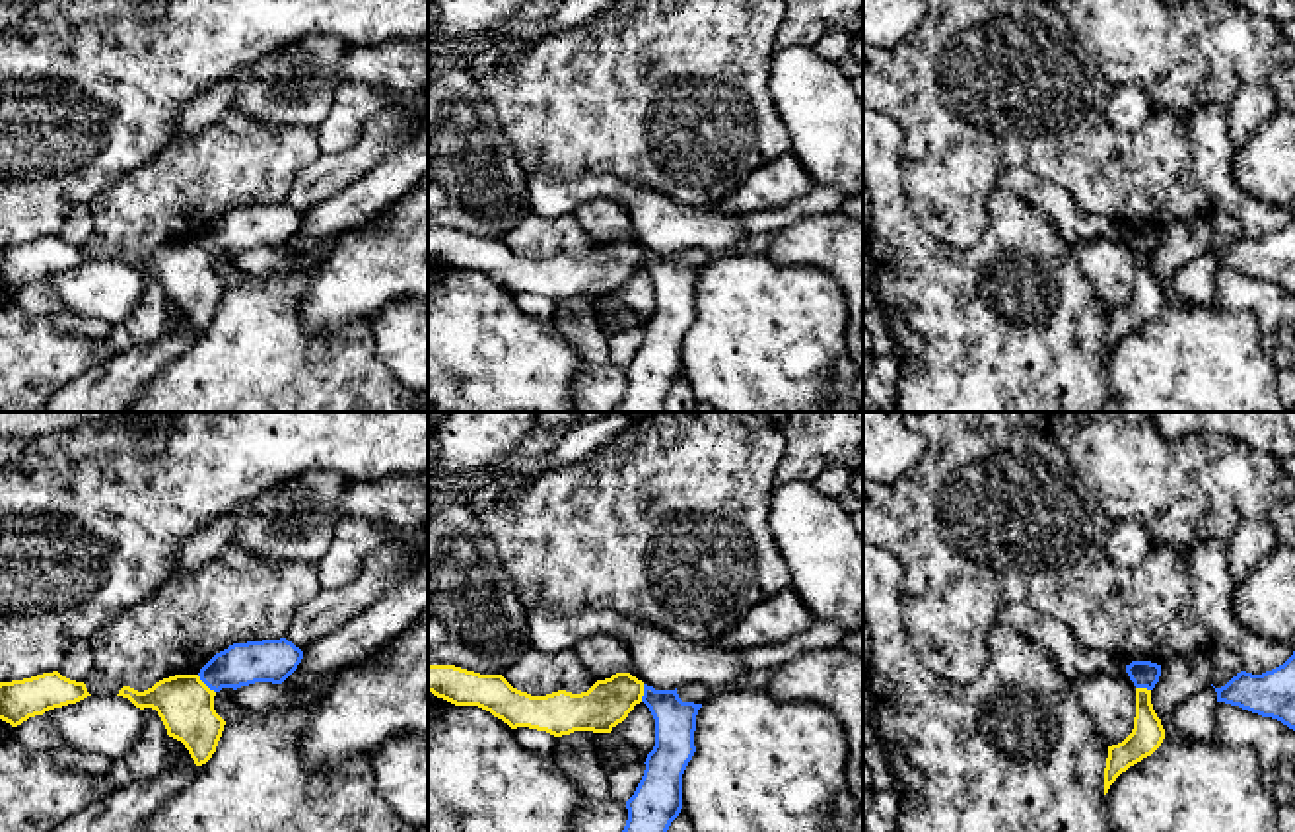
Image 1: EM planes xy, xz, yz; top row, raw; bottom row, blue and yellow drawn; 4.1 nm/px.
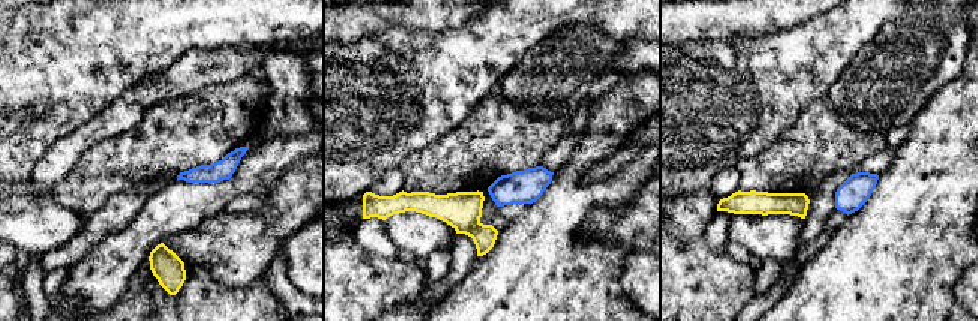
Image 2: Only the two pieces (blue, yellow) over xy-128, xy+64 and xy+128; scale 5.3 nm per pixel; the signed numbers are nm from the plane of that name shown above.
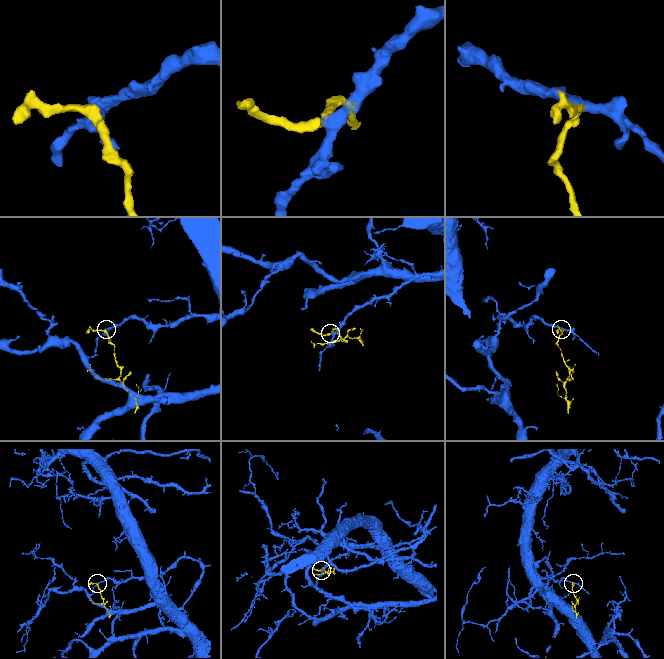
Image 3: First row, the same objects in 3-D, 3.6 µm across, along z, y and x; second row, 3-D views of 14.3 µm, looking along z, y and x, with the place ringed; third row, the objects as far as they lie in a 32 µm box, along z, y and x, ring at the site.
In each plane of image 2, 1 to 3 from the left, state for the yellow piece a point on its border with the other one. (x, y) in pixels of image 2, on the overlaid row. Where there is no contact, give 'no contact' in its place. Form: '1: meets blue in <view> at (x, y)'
1: no contact
2: no contact
3: no contact

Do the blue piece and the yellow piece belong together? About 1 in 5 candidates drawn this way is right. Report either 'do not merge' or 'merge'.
do not merge

